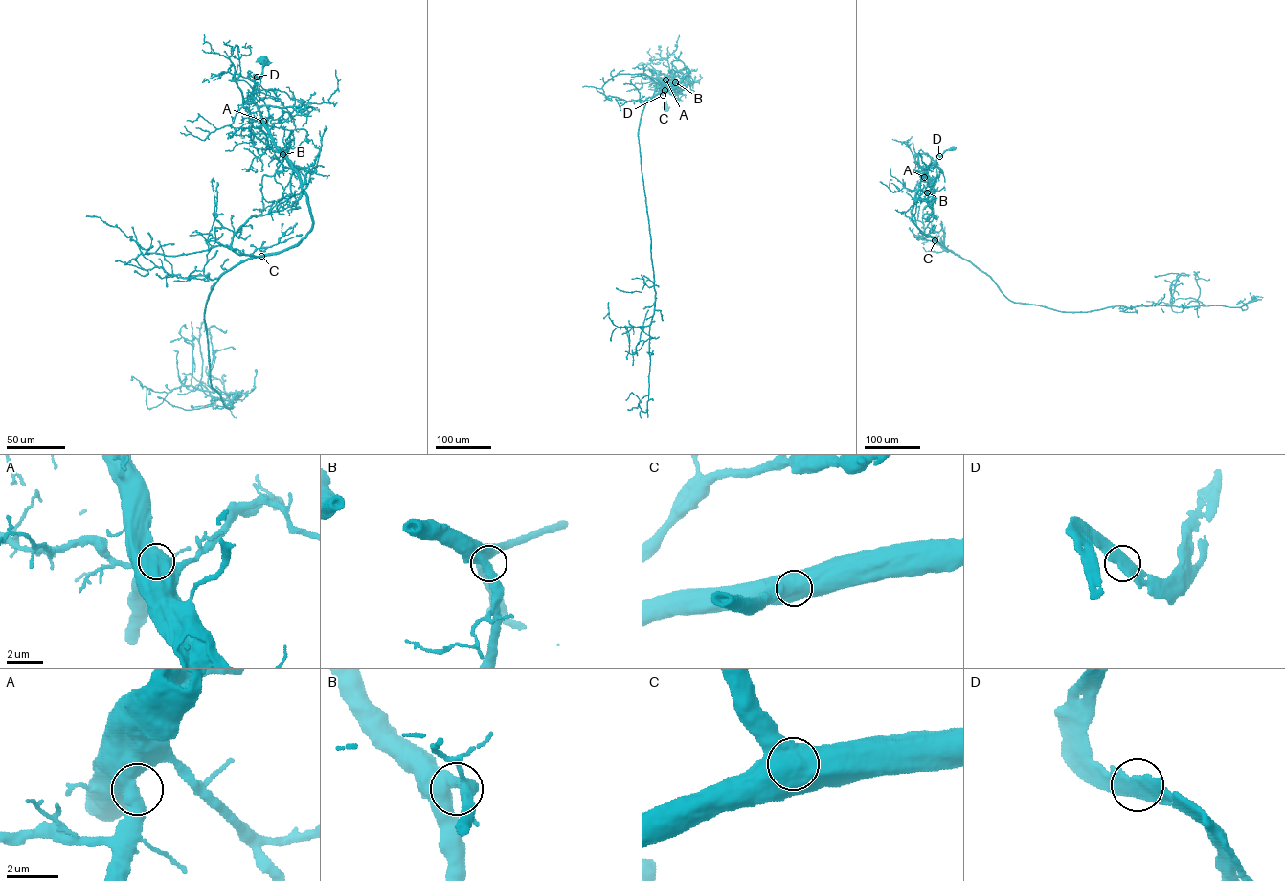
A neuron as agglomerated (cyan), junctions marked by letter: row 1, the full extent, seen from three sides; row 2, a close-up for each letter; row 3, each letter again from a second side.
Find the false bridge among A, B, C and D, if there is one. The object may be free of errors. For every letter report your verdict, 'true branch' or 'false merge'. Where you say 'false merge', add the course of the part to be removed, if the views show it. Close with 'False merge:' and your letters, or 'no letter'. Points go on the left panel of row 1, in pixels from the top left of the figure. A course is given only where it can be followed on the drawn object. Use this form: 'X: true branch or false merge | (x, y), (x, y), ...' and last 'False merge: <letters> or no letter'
A: true branch
B: true branch
C: true branch
D: true branch
False merge: no letter

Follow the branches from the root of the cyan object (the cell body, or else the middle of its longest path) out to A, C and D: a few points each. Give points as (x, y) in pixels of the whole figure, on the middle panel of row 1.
A: (665, 107), (665, 98), (660, 85), (665, 79)
C: (665, 107), (660, 83), (670, 74), (687, 67), (688, 72), (683, 80), (665, 90)
D: (665, 107), (663, 95)

